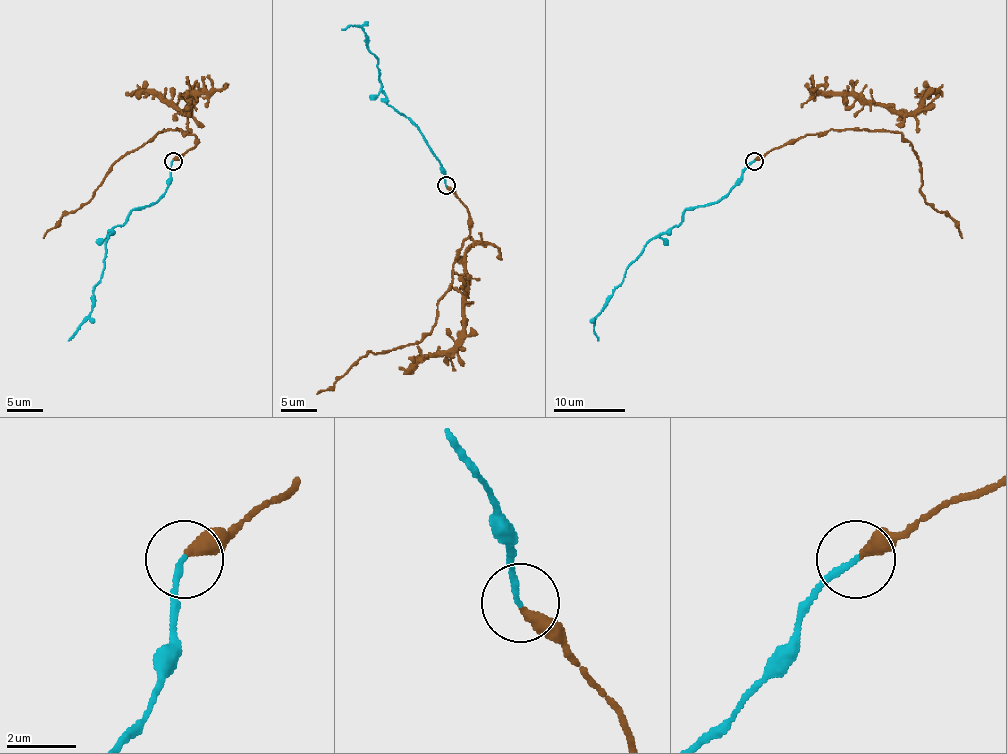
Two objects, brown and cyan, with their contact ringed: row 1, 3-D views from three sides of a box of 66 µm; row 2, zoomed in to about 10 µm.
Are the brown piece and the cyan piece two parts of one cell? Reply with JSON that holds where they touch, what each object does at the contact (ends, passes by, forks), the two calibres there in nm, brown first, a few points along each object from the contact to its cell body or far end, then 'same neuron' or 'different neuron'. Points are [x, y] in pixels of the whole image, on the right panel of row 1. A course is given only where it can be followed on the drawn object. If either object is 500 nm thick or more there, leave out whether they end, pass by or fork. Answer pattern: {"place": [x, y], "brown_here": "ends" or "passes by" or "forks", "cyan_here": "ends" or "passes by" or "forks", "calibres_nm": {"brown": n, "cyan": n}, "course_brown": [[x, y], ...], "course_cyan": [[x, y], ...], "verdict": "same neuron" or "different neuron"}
{"place": [754, 161], "brown_here": "ends", "cyan_here": "ends", "calibres_nm": {"brown": 320, "cyan": 180}, "course_brown": [[754, 160], [804, 137], [836, 130], [897, 131], [910, 142], [919, 160], [920, 194], [954, 223], [962, 237]], "course_cyan": [[754, 160], [720, 199], [690, 207], [672, 228], [647, 244], [627, 267], [624, 280], [593, 325], [598, 341]], "verdict": "same neuron"}

